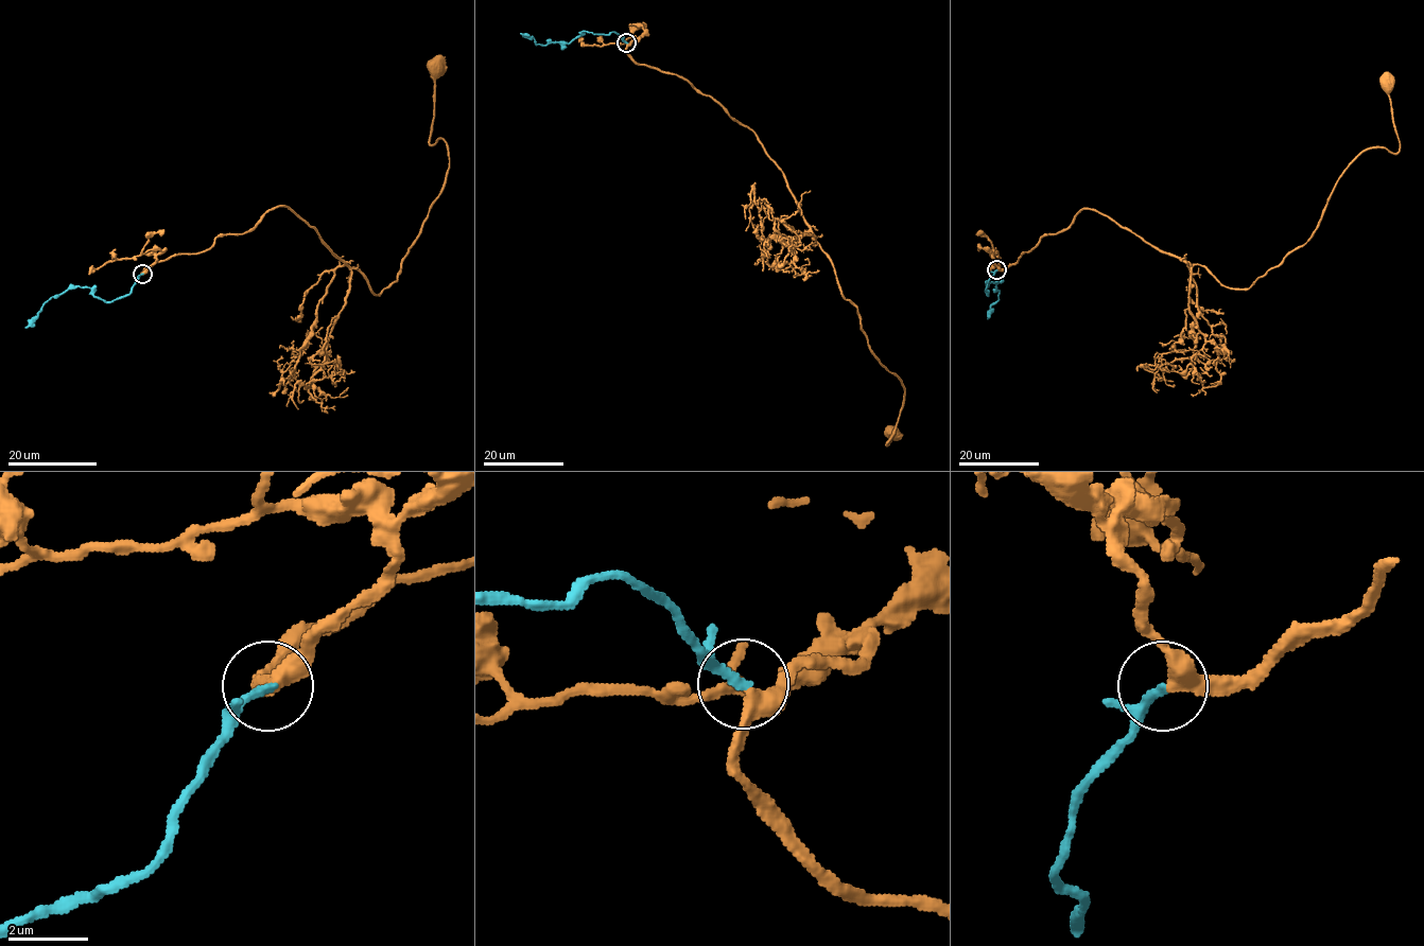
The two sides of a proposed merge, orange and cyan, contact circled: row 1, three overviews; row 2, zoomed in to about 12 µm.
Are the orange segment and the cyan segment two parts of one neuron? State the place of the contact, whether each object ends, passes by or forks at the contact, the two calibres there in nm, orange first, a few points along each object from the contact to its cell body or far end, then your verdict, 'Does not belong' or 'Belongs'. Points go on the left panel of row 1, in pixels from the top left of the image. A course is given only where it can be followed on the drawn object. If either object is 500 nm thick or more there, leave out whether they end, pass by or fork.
Place: (142, 274). At the ring orange passes by. At the ring cyan ends. Thickness 360 nm (orange) against 220 nm. Course of orange: (142, 274), (285, 206), (378, 295), (396, 281), (449, 165), (445, 140), (430, 142), (435, 66). Course of cyan: (142, 274), (128, 293), (110, 301), (97, 298), (89, 287), (69, 286), (51, 297), (24, 327). Belongs

